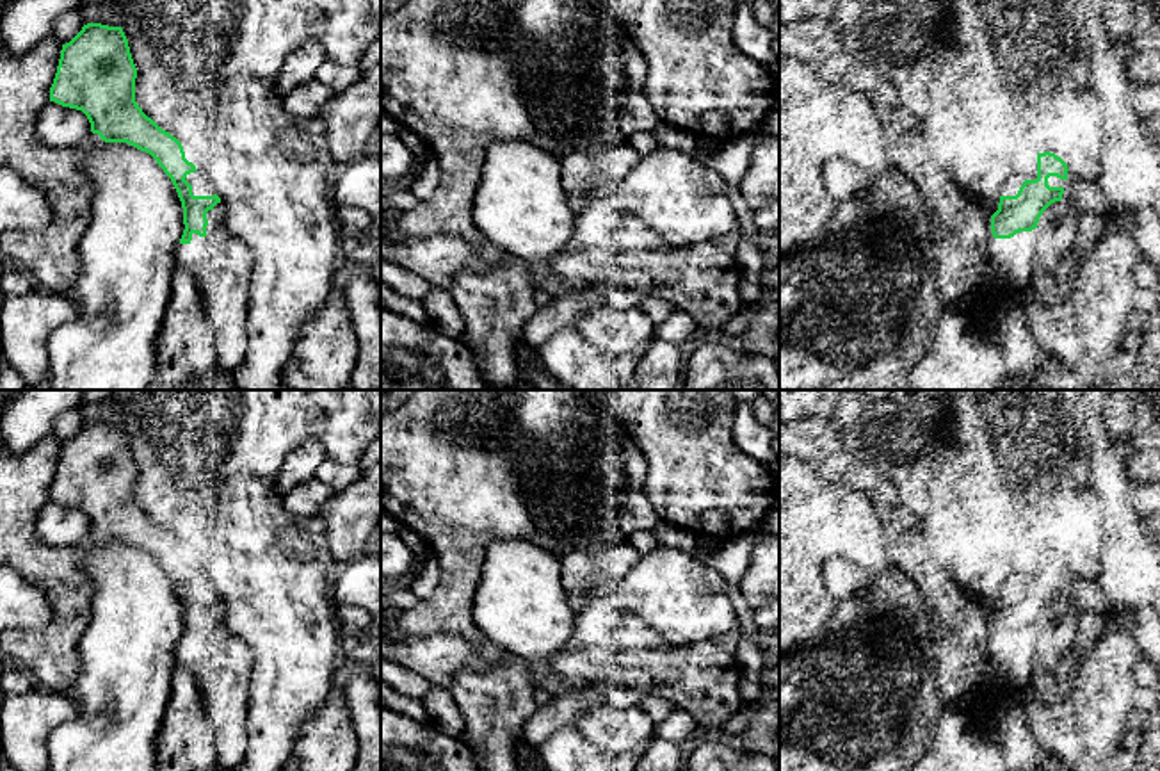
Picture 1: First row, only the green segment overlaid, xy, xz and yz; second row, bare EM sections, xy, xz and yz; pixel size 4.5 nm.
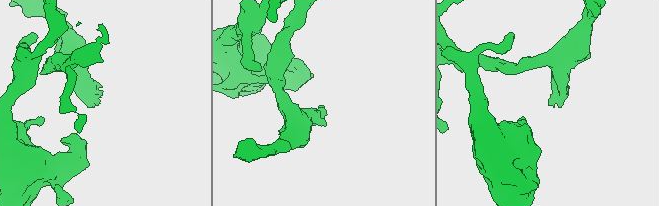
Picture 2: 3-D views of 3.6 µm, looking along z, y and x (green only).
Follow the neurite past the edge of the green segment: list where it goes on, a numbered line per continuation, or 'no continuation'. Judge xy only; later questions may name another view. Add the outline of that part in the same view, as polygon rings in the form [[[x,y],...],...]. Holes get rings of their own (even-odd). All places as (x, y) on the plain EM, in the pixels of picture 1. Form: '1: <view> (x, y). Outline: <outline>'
1: xy (223, 665). Outline: [[[222,602],[208,609],[206,618],[205,636],[192,632],[189,643],[178,643],[176,662],[196,677],[219,767],[231,771],[247,748],[253,652],[228,630]]]

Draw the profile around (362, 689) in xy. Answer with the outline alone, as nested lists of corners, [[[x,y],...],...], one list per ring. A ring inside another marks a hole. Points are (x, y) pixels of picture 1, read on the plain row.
[[[347,661],[338,684],[358,737],[352,771],[381,771],[381,680],[361,661]]]

